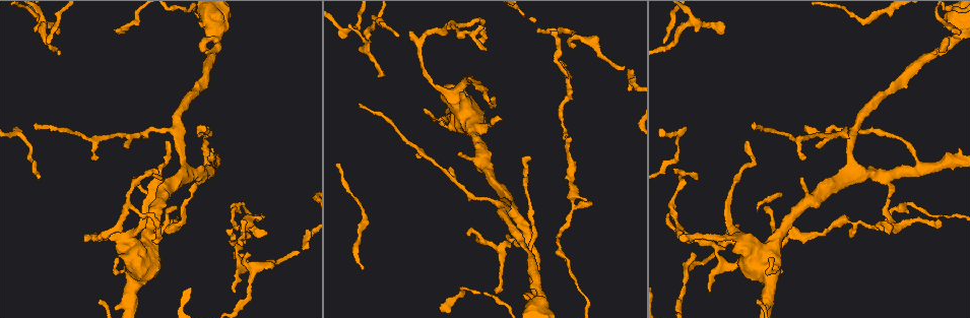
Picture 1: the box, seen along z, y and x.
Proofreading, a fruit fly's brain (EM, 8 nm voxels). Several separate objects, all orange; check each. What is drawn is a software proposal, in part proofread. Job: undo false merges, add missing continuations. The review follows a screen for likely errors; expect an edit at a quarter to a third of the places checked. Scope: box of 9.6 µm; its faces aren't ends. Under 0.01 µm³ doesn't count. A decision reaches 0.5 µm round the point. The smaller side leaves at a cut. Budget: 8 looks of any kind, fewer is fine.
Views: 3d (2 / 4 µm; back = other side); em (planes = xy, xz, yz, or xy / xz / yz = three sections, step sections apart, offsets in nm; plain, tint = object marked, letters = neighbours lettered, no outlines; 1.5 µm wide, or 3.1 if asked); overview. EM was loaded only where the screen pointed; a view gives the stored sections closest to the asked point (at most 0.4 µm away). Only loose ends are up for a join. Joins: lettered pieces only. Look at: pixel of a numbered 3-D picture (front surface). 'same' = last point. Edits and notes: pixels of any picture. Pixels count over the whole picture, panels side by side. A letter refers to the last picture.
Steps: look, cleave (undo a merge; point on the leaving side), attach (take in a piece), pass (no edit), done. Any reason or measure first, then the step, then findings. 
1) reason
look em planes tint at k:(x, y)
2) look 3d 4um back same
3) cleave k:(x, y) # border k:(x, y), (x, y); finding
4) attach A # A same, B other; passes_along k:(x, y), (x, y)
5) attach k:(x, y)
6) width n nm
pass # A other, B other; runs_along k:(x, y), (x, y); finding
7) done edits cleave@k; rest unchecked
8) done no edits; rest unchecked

a narrow waist
look 3d 2um at 1:(125, 209)

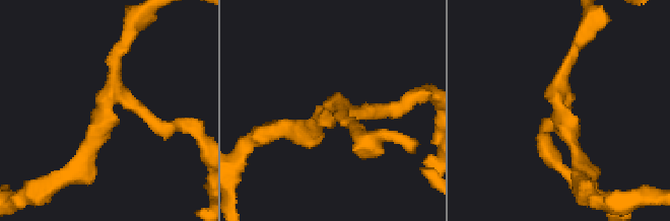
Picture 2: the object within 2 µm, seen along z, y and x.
arms 3
look em 3.1um planes letters at 2:(112, 111)

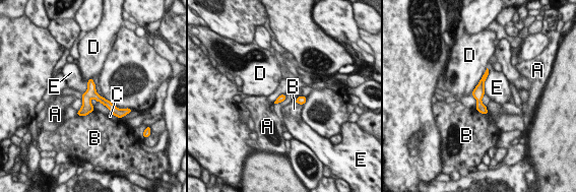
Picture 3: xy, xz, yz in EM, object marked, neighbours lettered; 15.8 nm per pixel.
pass # A other, B other, C other, D other, E other; runs_along 3:(90, 82), (91, 91), (117, 112); continuous, no second neuron

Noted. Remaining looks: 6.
free end
look em xz step 8 tint at 1:(100, 301)

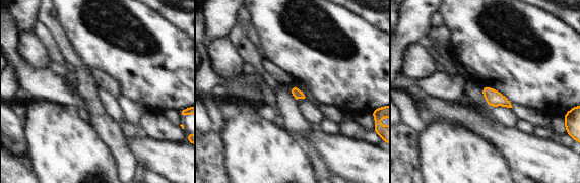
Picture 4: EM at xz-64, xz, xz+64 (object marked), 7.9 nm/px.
another direction
look em planes letters same

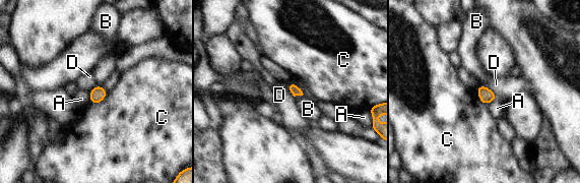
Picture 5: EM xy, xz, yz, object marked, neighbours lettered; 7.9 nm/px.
pass # A other, B other, C other, D other; border 5:(479, 84), (488, 87), (498, 98); none of them fits

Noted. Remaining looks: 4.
an open end
look 3d 2um back at 1:(457, 155)

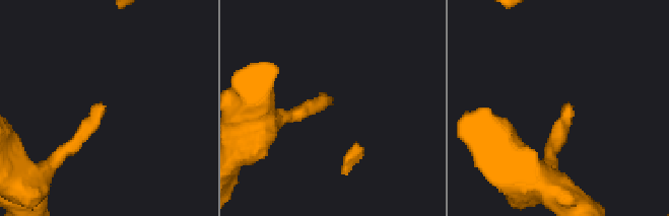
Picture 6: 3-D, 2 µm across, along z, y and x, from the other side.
look em xz step 8 tint at 6:(562, 105)

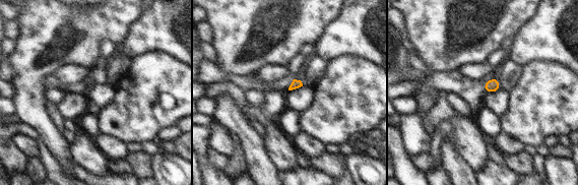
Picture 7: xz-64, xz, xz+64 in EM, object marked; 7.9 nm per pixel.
look em xz step 8 letters same

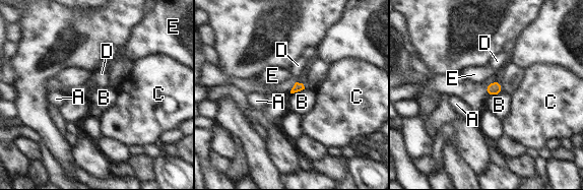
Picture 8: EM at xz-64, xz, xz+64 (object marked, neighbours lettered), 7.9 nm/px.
longest_contact B 130 nm
attach D # A other, B other, C other, D same, E other; it goes on there

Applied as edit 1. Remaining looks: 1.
done edits attach@8; rest unchecked

